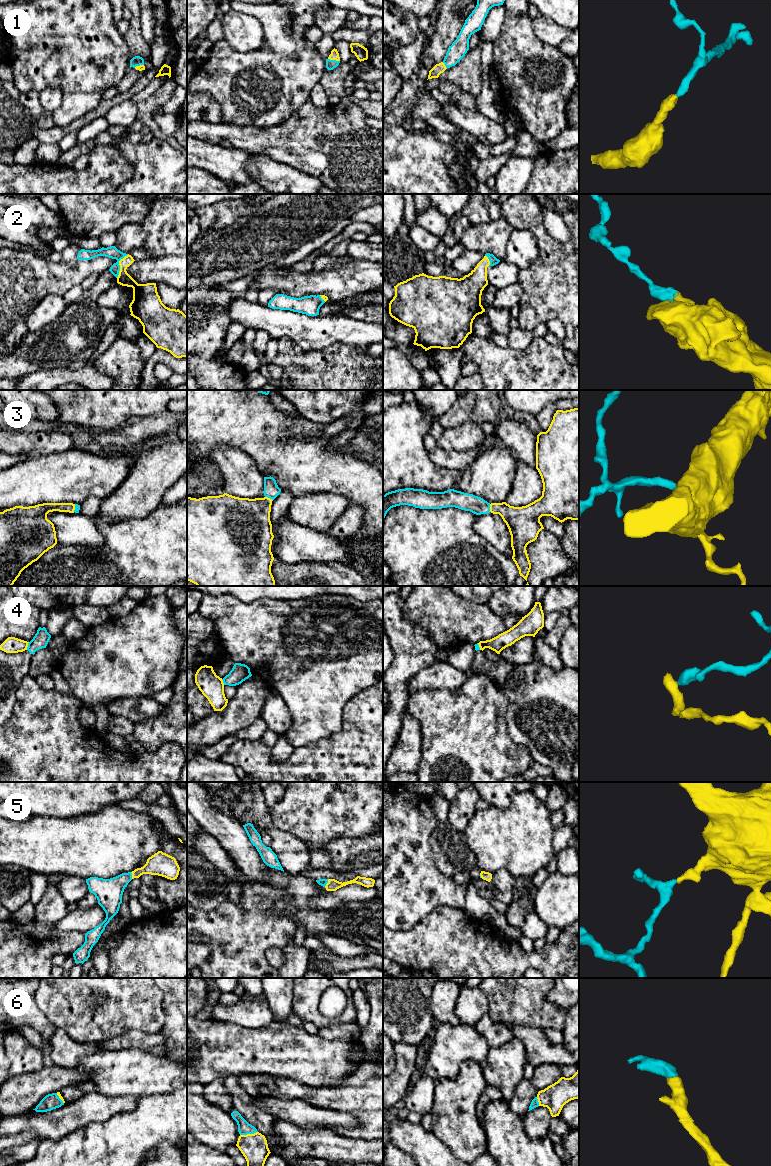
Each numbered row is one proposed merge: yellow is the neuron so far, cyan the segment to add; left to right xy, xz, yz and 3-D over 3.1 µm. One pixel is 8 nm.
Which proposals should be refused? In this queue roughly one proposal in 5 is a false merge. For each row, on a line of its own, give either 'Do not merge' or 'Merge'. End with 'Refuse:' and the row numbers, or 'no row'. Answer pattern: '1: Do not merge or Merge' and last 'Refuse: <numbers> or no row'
1: Merge
2: Merge
3: Merge
4: Do not merge
5: Merge
6: Merge
Refuse: 4

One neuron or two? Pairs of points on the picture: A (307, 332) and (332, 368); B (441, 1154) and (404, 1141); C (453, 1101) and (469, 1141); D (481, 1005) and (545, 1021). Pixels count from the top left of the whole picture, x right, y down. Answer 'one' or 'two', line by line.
A: two
B: one
C: one
D: two

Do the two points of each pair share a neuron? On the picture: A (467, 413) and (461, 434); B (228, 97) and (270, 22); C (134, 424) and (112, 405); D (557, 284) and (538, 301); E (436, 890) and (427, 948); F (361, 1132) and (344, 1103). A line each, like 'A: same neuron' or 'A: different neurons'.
A: different neurons
B: same neuron
C: different neurons
D: same neuron
E: different neurons
F: same neuron

